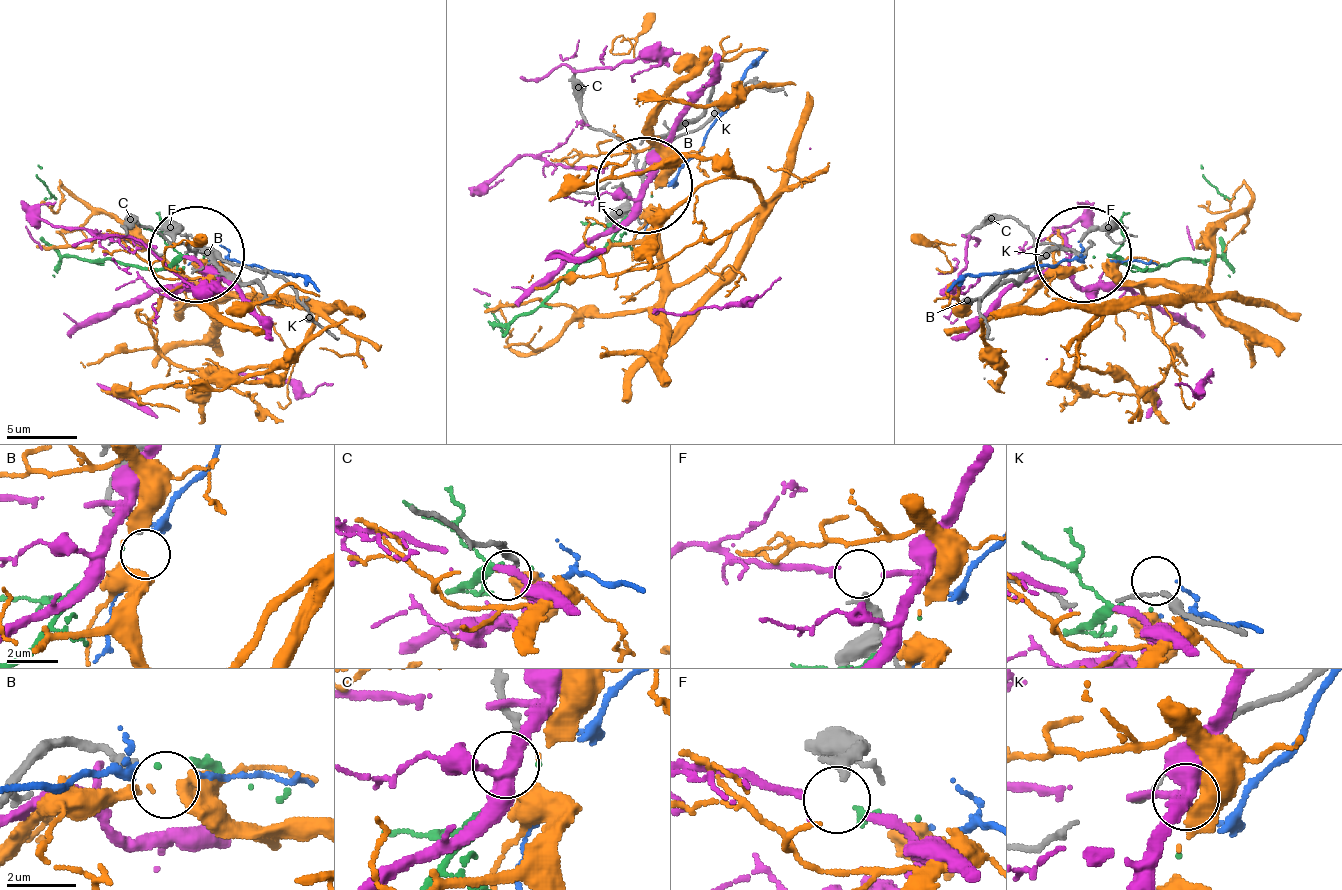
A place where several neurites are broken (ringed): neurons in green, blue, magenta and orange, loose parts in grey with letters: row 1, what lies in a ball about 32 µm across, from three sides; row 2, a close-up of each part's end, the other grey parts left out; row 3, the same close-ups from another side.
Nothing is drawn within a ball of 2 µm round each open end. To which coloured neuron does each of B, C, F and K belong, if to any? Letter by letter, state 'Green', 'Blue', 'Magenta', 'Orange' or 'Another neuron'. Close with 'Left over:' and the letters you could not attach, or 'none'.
B: Another neuron
C: Another neuron
F: Magenta
K: Another neuron
Left over: B, C, K

